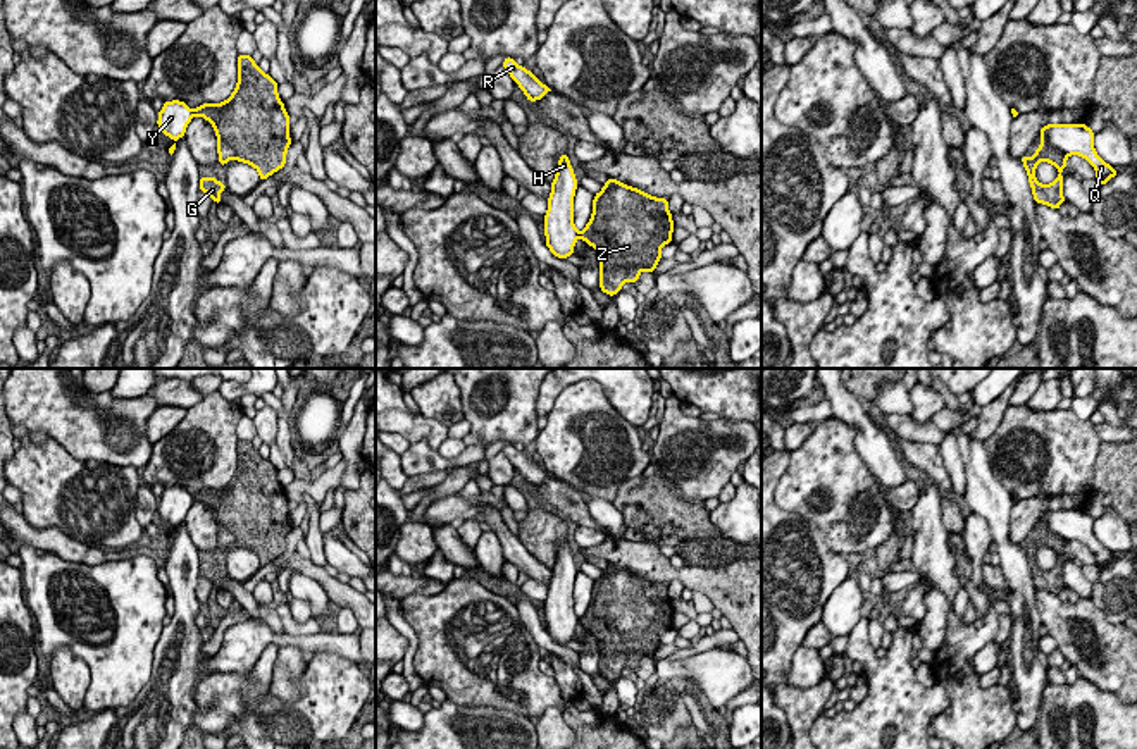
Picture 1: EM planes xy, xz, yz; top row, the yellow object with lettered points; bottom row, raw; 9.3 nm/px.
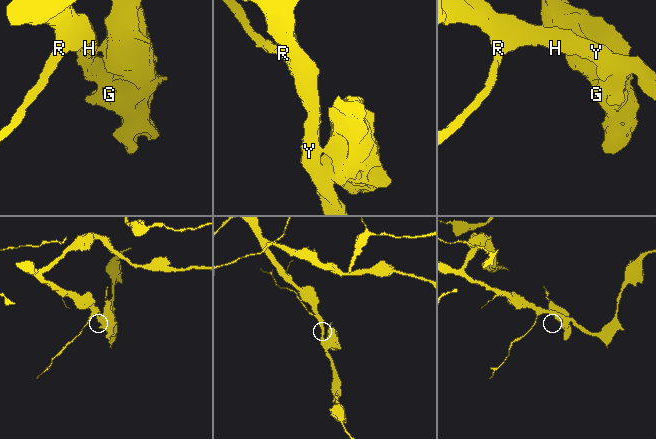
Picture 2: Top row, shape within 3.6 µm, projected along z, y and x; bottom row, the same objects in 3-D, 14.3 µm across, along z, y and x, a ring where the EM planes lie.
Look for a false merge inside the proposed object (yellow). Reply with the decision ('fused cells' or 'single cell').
fused cells

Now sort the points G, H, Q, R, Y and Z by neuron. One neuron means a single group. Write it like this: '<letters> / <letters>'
G Z / H Q R Y

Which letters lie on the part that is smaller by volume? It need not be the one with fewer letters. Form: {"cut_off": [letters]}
{"cut_off": ["G", "Z"]}

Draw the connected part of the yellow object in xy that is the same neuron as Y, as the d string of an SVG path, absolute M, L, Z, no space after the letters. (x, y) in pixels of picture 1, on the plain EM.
M164 487L164 492L158 498L157 511L162 520L167 520L171 525L177 527L184 522L193 503L195 498L184 487Z

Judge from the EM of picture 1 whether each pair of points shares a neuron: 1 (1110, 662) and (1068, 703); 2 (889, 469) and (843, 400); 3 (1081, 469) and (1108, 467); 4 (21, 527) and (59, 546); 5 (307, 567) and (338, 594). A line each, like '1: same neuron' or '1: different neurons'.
1: different neurons
2: same neuron
3: different neurons
4: same neuron
5: same neuron

